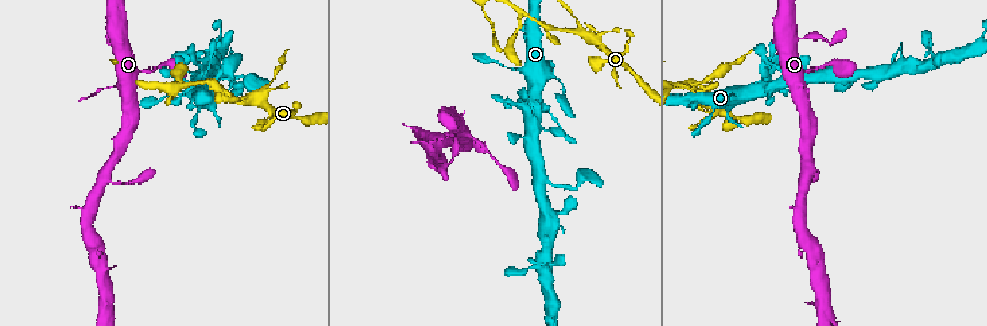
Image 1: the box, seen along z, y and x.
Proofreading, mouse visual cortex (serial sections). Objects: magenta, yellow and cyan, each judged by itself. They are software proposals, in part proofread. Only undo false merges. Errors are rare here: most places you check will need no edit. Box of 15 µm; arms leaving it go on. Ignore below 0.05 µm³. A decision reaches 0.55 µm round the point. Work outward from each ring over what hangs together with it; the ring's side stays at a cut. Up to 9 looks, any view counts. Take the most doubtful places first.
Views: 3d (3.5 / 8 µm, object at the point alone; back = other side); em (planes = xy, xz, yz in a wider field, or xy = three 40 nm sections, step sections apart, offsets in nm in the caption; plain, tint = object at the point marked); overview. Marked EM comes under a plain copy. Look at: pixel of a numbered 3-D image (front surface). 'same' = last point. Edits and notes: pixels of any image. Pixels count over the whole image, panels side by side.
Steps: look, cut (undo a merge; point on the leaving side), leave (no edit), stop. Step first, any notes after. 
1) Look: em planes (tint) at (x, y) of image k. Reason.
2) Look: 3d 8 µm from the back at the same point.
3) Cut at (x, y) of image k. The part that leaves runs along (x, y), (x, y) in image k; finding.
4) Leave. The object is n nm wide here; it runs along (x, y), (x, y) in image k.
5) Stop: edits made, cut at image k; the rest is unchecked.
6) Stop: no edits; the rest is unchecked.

Look: 3d 8 µm at (213, 85) of image 1. Abrupt turn.

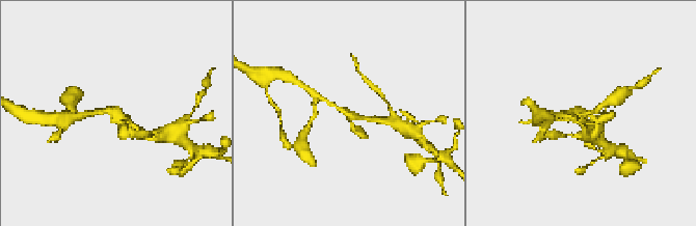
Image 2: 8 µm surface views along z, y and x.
Look: 3d 3.5 µm at (348, 113) of image 2. Closer look.

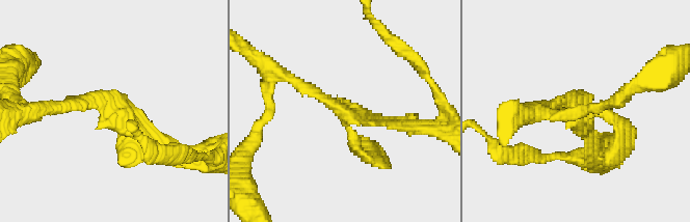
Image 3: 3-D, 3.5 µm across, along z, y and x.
Leave. The arms are 150, 150, 200 nm wide; it runs along (403, 125), (342, 112), (288, 77) in image 3; all the same cell.

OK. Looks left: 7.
Look: 3d 8 µm at (809, 71) of image 1. Calibre changes.

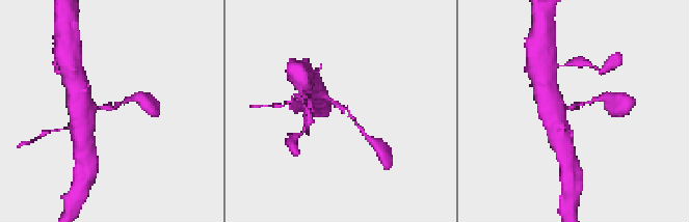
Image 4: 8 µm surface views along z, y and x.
Look: 3d 3.5 µm at (336, 106) of image 4.

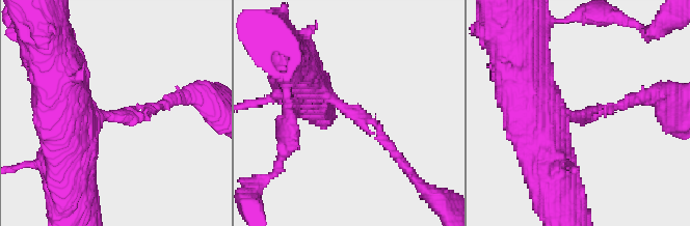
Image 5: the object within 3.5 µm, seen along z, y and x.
Leave. It runs along (298, 72), (375, 124), (398, 160) in image 5; one cell here.

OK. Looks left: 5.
Look: 3d 8 µm at (485, 14) of image 1. Abrupt turn.

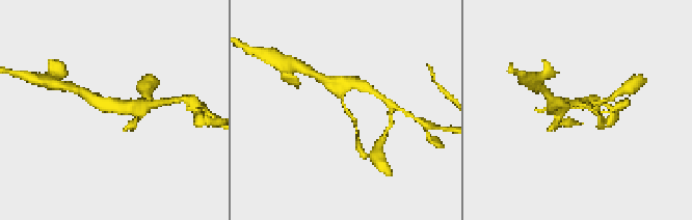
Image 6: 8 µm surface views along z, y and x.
Look: 3d 3.5 µm from the back at (346, 109) of image 6.

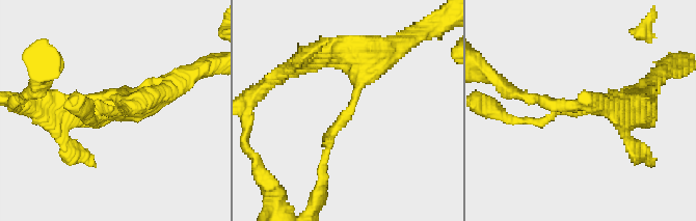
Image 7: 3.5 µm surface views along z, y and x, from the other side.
Look: em planes (tint) at (350, 109) of image 7. Shape alone is not enough.

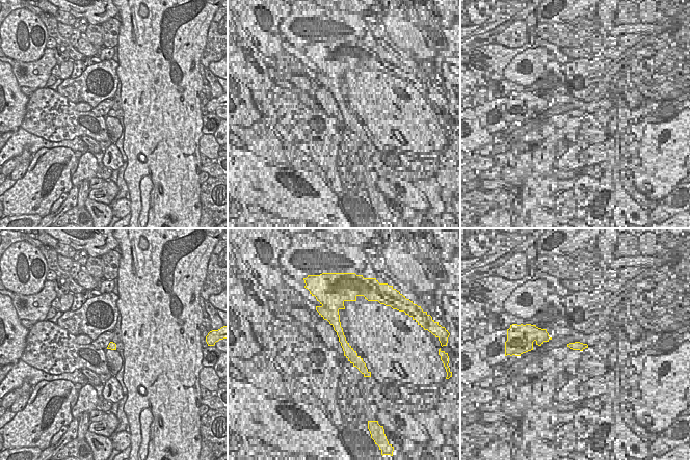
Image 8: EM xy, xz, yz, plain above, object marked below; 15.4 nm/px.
Leave. It runs along (347, 55), (363, 79), (325, 161) in image 7; continuous, no second cell.

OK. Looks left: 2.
Look: 3d 3.5 µm from the back at (605, 46) of image 1.

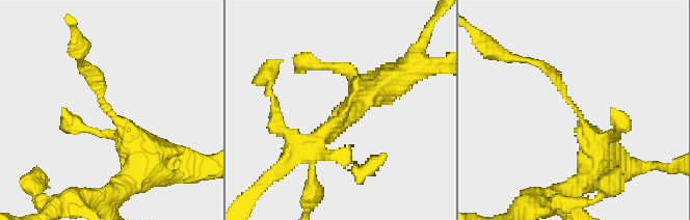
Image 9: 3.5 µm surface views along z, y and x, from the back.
Look: em planes (tint) at (566, 98) of image 9. Need the tissue.

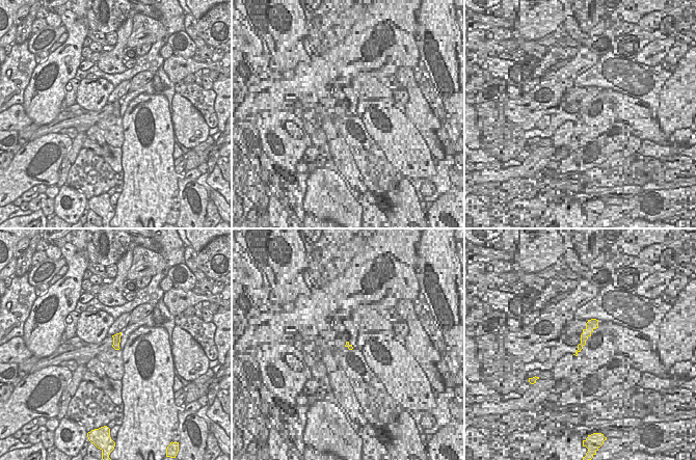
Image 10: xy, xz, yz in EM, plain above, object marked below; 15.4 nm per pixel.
Leave. It runs along (592, 147), (553, 74), (519, 58) in image 9; one cell here.

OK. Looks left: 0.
Stop: no edits; the rest is unchecked.

